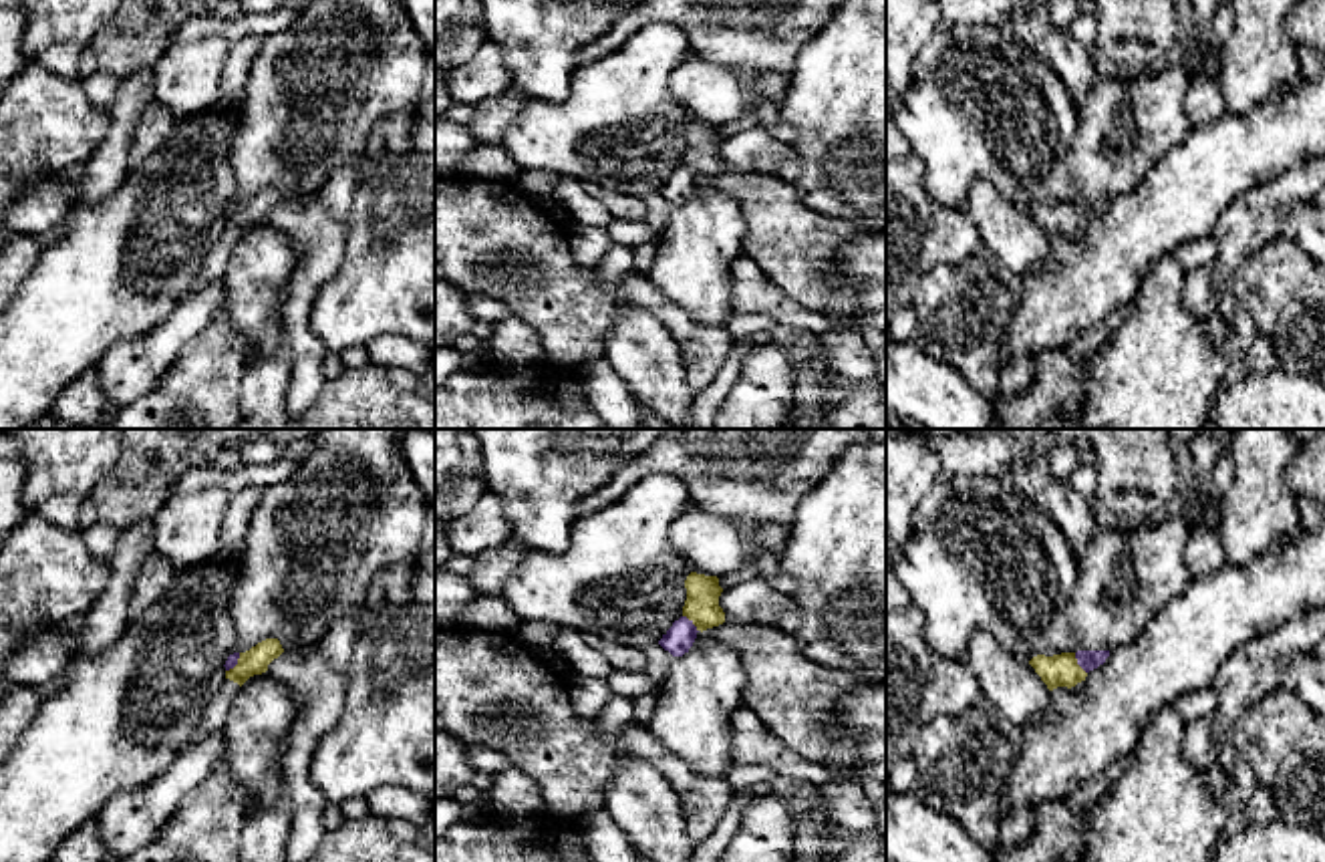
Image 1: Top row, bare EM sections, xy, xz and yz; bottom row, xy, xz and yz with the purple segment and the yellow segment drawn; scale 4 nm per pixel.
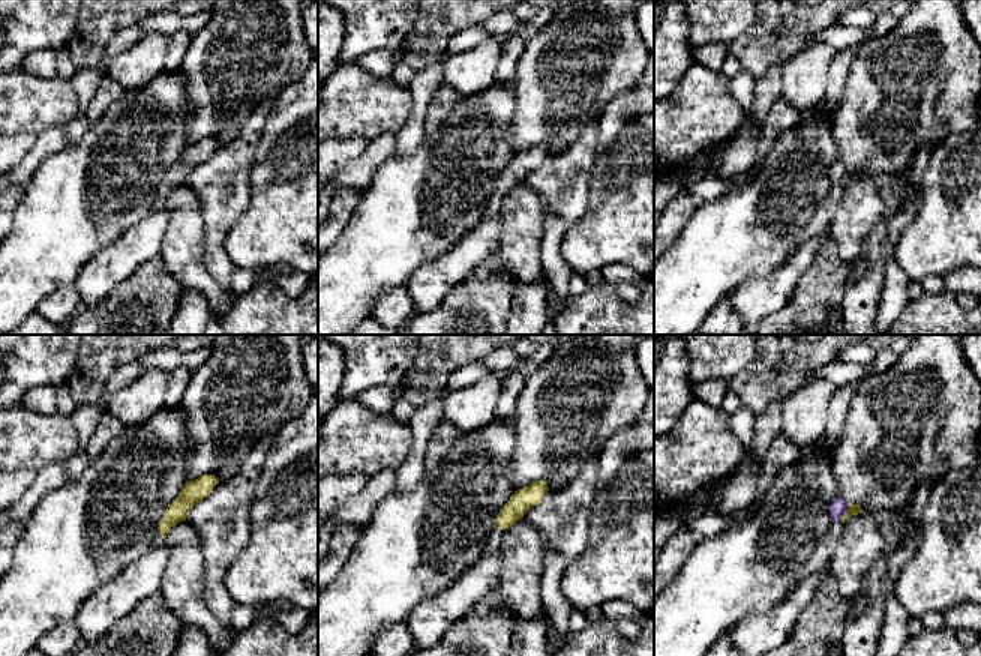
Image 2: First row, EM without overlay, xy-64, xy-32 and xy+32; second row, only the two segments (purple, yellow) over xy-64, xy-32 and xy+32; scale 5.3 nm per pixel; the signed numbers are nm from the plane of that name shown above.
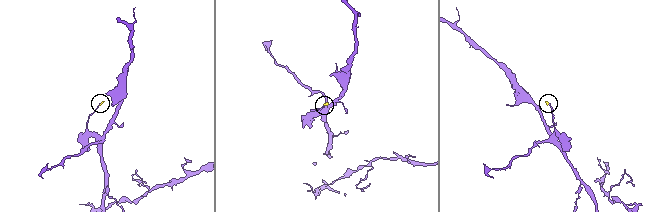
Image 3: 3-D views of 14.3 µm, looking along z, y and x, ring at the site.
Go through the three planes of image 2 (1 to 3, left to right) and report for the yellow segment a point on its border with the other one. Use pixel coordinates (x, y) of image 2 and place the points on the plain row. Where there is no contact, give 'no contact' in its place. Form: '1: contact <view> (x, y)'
1: no contact
2: no contact
3: contact xy+32 (845, 176)

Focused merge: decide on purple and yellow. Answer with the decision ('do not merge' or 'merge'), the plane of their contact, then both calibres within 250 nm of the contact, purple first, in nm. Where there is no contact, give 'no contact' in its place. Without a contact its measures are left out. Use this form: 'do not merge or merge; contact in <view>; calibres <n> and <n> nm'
do not merge; contact in yz; calibres 80 and 130 nm

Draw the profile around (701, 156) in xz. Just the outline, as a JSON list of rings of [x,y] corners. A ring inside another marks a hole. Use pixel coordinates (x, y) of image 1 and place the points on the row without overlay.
[[[691,121],[685,129],[687,149],[683,165],[687,165],[697,179],[707,179],[725,171],[725,161],[719,155],[723,137],[717,125]]]

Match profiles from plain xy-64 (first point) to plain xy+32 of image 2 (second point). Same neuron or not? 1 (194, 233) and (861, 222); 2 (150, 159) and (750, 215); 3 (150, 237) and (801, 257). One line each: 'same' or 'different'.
1: same
2: same
3: same

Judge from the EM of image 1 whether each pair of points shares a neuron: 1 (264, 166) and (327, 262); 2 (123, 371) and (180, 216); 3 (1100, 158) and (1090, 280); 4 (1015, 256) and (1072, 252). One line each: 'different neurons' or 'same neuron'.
1: different neurons
2: different neurons
3: different neurons
4: different neurons

